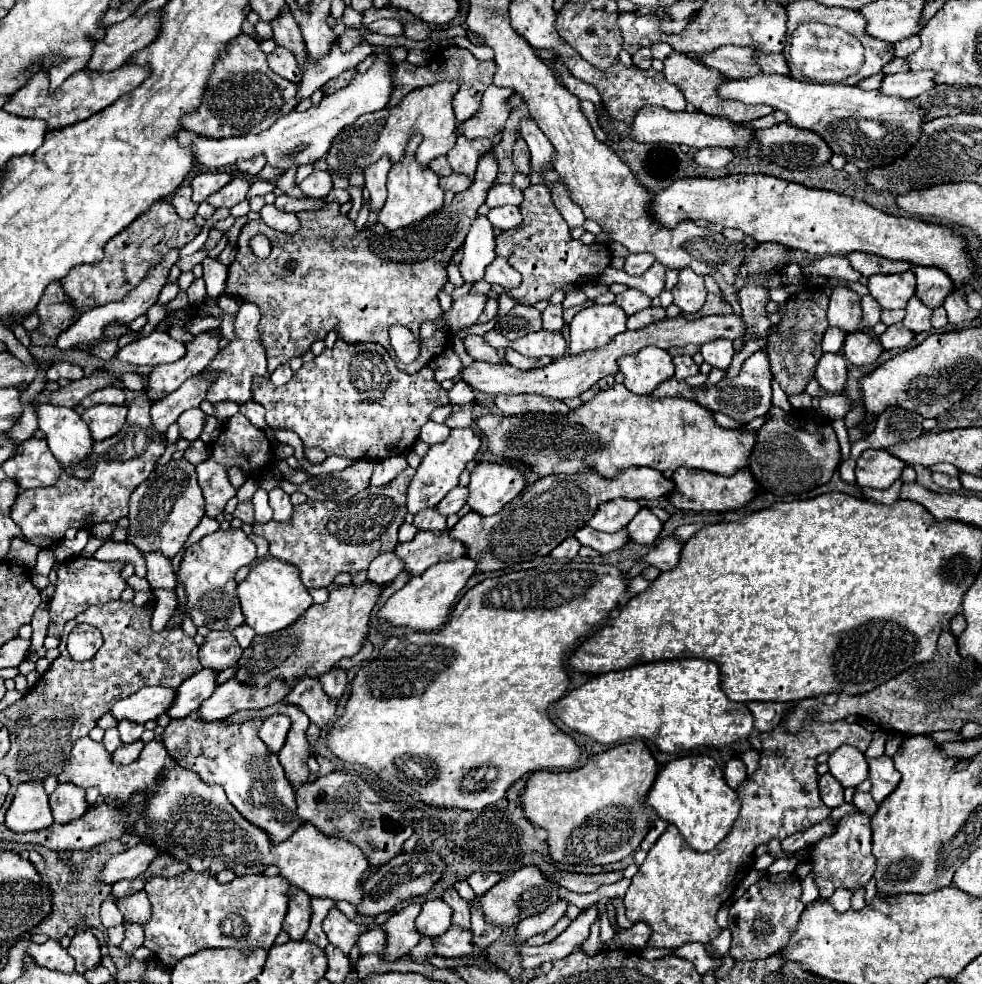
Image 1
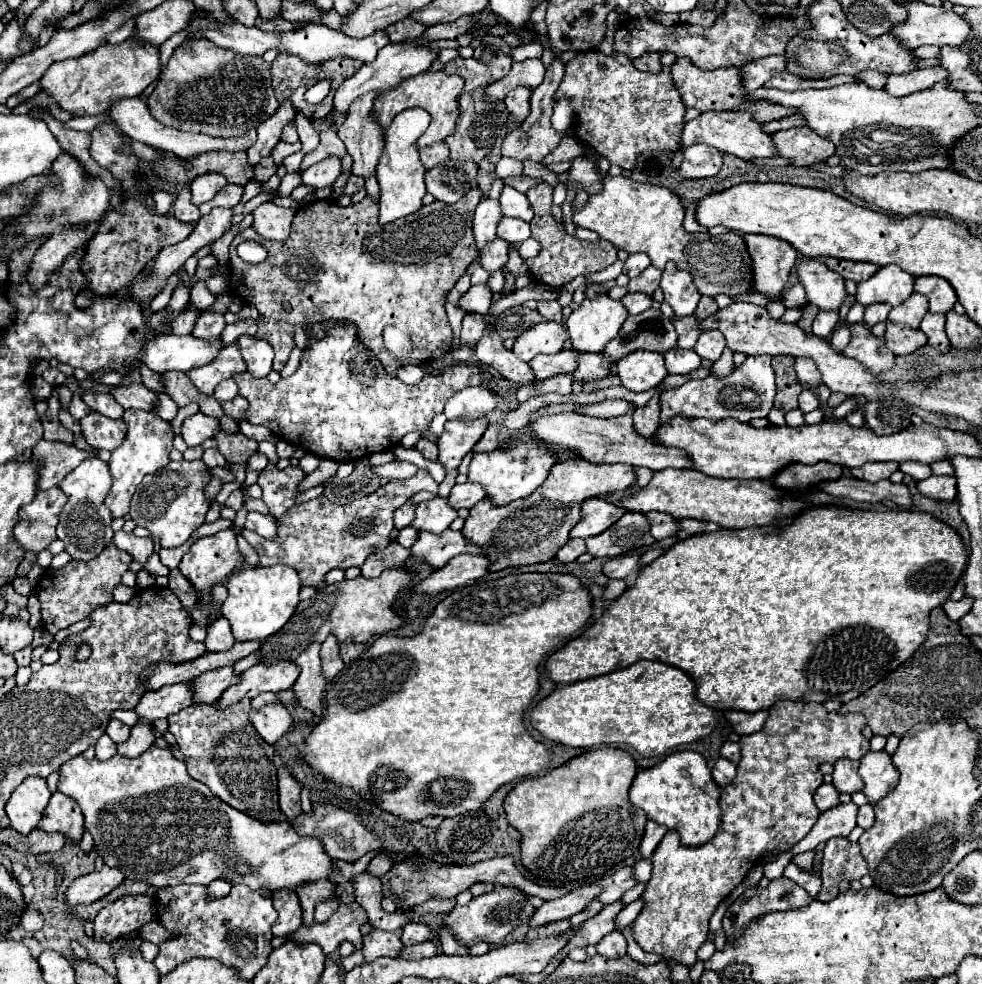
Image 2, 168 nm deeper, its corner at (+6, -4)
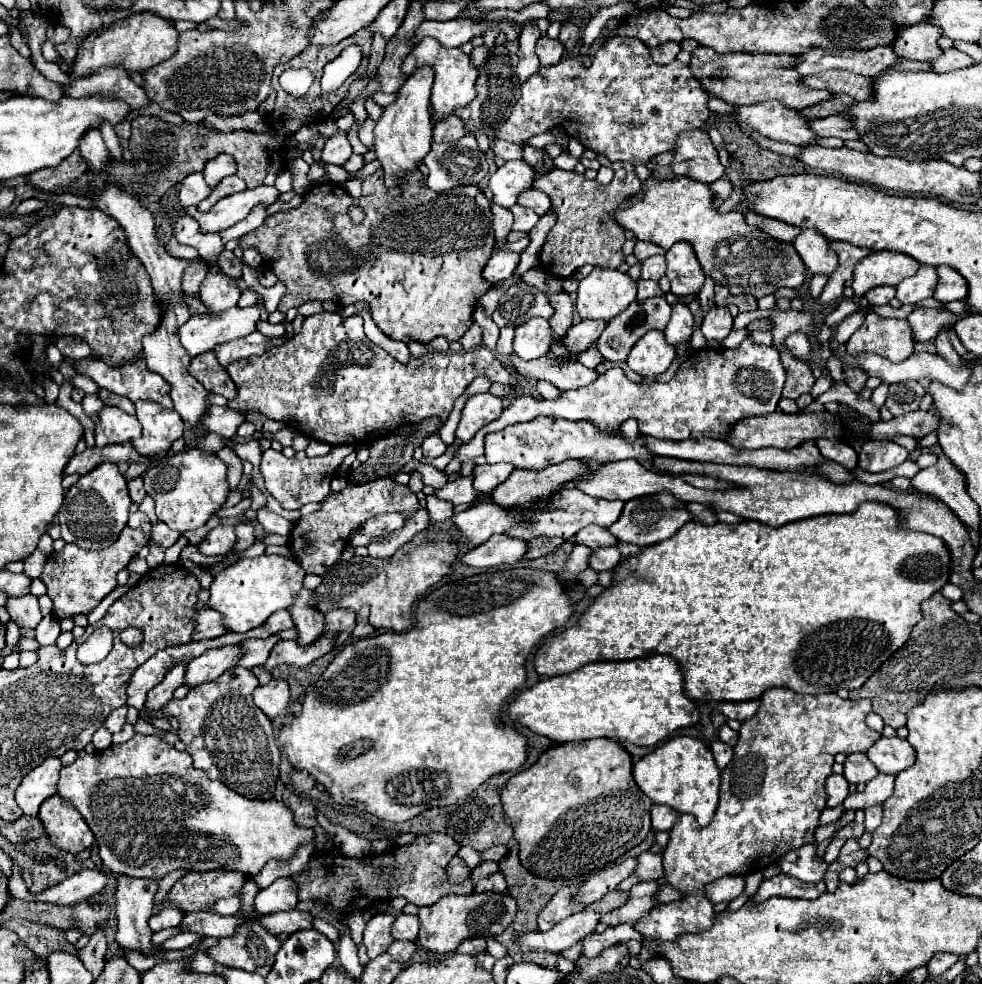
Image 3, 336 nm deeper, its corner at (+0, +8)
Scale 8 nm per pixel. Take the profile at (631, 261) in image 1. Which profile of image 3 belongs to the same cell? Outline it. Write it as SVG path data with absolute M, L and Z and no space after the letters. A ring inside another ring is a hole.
M642 240L636 242L636 246L634 246L634 256L636 256L640 262L646 260L646 258L650 258L652 254L666 254L666 250L662 250L662 248L656 246L656 244L650 244L650 242L642 242Z

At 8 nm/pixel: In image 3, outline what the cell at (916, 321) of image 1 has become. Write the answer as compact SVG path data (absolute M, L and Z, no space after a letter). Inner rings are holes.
M920 266L920 270L914 276L904 278L896 286L896 298L902 304L918 304L926 298L932 298L936 284L938 284L936 268L934 266Z

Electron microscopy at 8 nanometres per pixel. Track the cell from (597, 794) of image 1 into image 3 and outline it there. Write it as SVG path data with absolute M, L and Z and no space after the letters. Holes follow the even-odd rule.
M590 740L590 742L570 742L554 745L546 750L536 764L528 770L514 774L500 794L502 810L510 820L514 830L514 838L520 846L520 862L522 866L540 878L548 880L580 880L596 870L606 868L620 860L628 850L638 846L652 829L652 800L636 786L632 778L632 760L630 754L620 748L614 740ZM590 764L600 772L600 782L590 790L578 790L566 782L570 770Z

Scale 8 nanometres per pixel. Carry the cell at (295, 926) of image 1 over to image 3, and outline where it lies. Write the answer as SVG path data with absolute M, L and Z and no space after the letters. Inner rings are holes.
M278 878L268 888L260 890L254 898L254 910L258 914L272 914L280 910L294 910L298 904L298 886L290 878Z

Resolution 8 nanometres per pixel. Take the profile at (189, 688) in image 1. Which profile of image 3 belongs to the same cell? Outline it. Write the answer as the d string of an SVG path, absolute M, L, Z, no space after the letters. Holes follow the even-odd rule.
M268 636L268 638L256 638L256 640L246 640L242 642L244 648L244 656L240 658L240 666L244 668L252 668L252 666L260 666L268 660L268 654L272 650L272 646L278 642L278 636Z

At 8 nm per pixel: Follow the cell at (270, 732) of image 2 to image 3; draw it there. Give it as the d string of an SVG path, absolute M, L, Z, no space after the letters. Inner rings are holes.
M272 678L268 684L254 690L254 704L268 716L276 718L286 712L290 700L288 682L284 678Z

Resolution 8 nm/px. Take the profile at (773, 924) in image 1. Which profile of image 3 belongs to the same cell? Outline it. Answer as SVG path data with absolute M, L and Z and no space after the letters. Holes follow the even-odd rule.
M778 874L770 880L764 880L762 886L758 888L754 900L760 902L760 900L768 900L772 896L784 896L784 898L806 898L806 900L816 900L820 894L826 892L826 884L824 880L820 882L814 882L814 884L808 884L808 882L802 882L794 876L788 876L788 874Z

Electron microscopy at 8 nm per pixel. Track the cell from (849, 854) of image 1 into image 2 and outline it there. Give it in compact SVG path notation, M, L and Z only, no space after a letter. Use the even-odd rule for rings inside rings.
M832 838L826 842L822 860L822 890L818 892L820 902L830 902L838 896L838 884L842 880L860 880L868 874L866 860L860 854L860 846L848 838Z

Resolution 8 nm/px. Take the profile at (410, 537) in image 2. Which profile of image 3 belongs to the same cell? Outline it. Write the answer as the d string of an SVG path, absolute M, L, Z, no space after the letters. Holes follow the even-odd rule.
M428 496L426 506L428 506L428 514L430 514L432 524L444 522L444 520L452 518L452 514L454 514L454 504L446 502L446 500L438 500L436 496Z

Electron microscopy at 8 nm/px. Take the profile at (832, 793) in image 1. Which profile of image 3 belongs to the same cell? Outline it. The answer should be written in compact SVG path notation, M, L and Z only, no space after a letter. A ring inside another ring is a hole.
M832 774L826 780L826 794L828 794L828 808L836 808L848 796L848 782L842 774Z

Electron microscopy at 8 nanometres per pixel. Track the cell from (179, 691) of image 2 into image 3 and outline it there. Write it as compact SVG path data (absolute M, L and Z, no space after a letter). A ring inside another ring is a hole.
M226 646L226 648L216 648L216 650L208 650L206 654L194 658L188 664L186 670L186 682L188 686L198 686L202 682L210 682L214 678L218 678L224 670L232 668L238 664L238 658L244 654L242 646Z

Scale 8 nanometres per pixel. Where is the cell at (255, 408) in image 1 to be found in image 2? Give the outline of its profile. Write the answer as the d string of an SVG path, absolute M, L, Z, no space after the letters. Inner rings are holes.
M236 396L232 402L224 402L222 408L224 408L224 412L226 412L228 416L232 416L236 422L240 422L240 420L244 418L246 410L248 410L248 402L246 402L244 398Z

